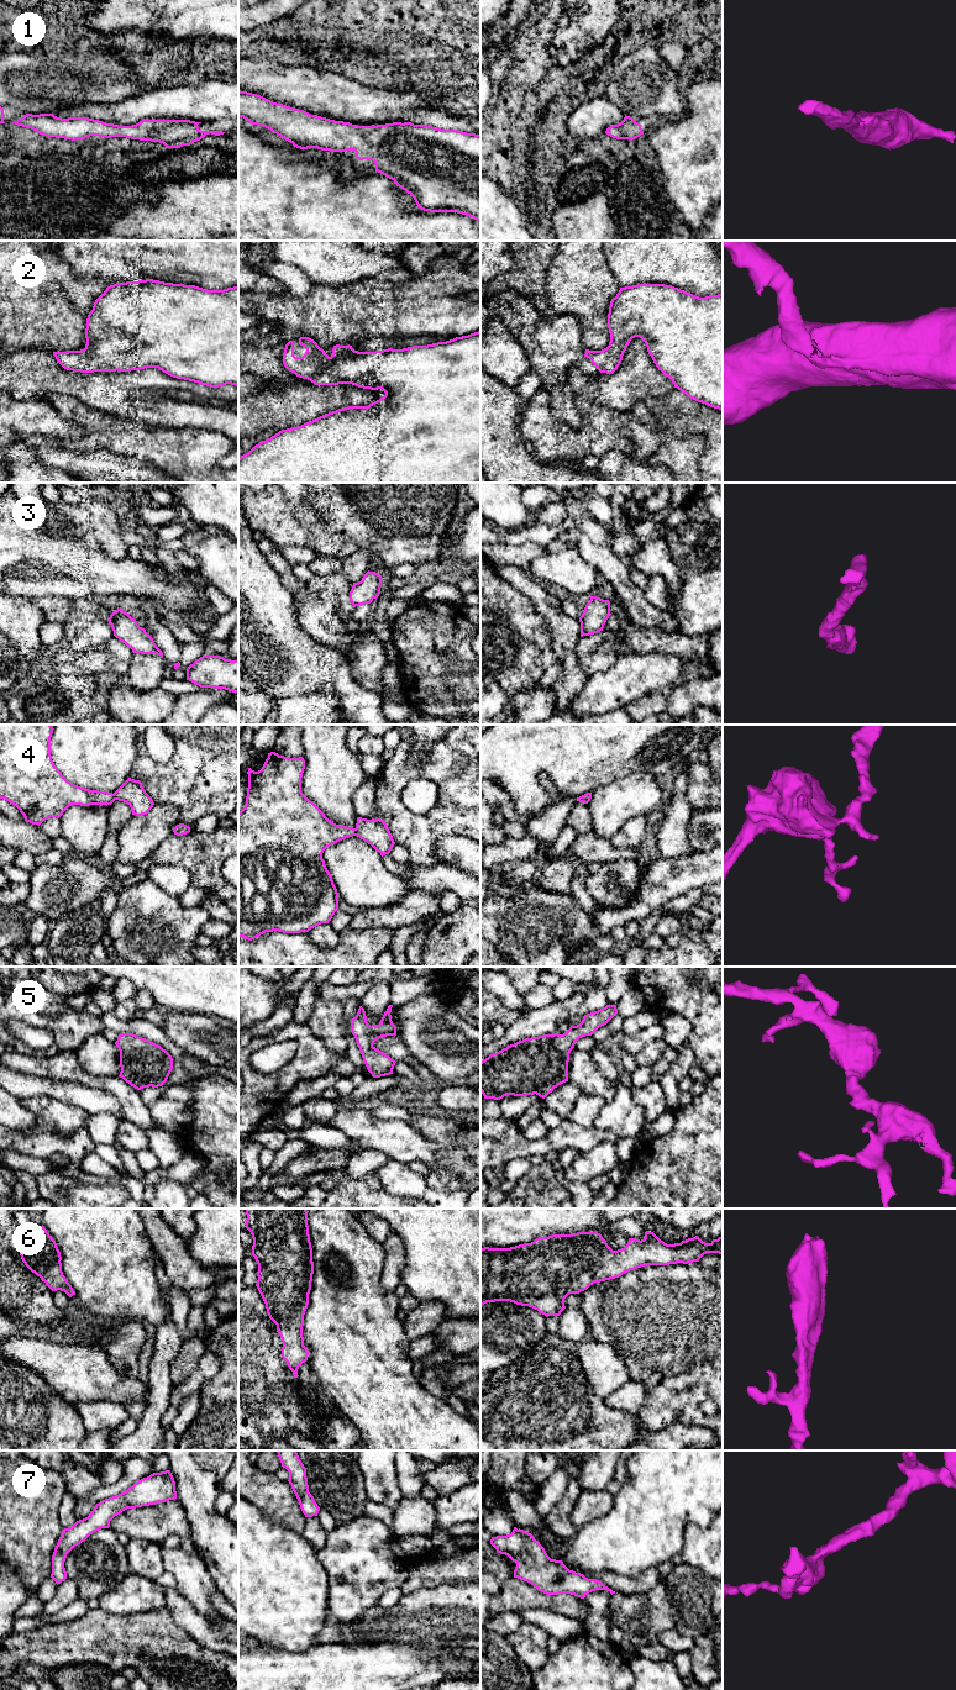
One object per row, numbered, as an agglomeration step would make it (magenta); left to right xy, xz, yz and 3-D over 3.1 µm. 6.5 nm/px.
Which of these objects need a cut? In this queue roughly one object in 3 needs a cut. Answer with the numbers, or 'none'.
4

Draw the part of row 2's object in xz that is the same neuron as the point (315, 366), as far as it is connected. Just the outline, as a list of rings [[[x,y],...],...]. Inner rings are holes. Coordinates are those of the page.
[[[480,331],[446,342],[403,349],[358,352],[350,344],[336,344],[331,357],[309,337],[300,337],[299,344],[306,349],[303,357],[294,356],[293,341],[285,344],[283,353],[284,367],[296,377],[308,379],[315,385],[352,384],[363,389],[382,389],[385,395],[368,406],[338,409],[301,426],[282,430],[270,438],[259,442],[238,458],[238,483],[480,483]]]

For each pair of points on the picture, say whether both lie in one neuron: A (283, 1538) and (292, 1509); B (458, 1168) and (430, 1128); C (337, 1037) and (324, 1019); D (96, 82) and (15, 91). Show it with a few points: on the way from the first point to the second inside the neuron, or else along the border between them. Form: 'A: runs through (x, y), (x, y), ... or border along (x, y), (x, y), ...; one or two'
A: border along (262, 1511), (267, 1517), (279, 1520), (300, 1535); two
B: runs through (458, 1158), (440, 1138); one
C: runs through (332, 1032), (325, 1023); one
D: runs through (77, 84), (35, 85); one

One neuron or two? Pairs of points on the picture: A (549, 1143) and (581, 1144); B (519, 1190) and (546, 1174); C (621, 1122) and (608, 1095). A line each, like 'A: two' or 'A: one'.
A: one
B: one
C: two

